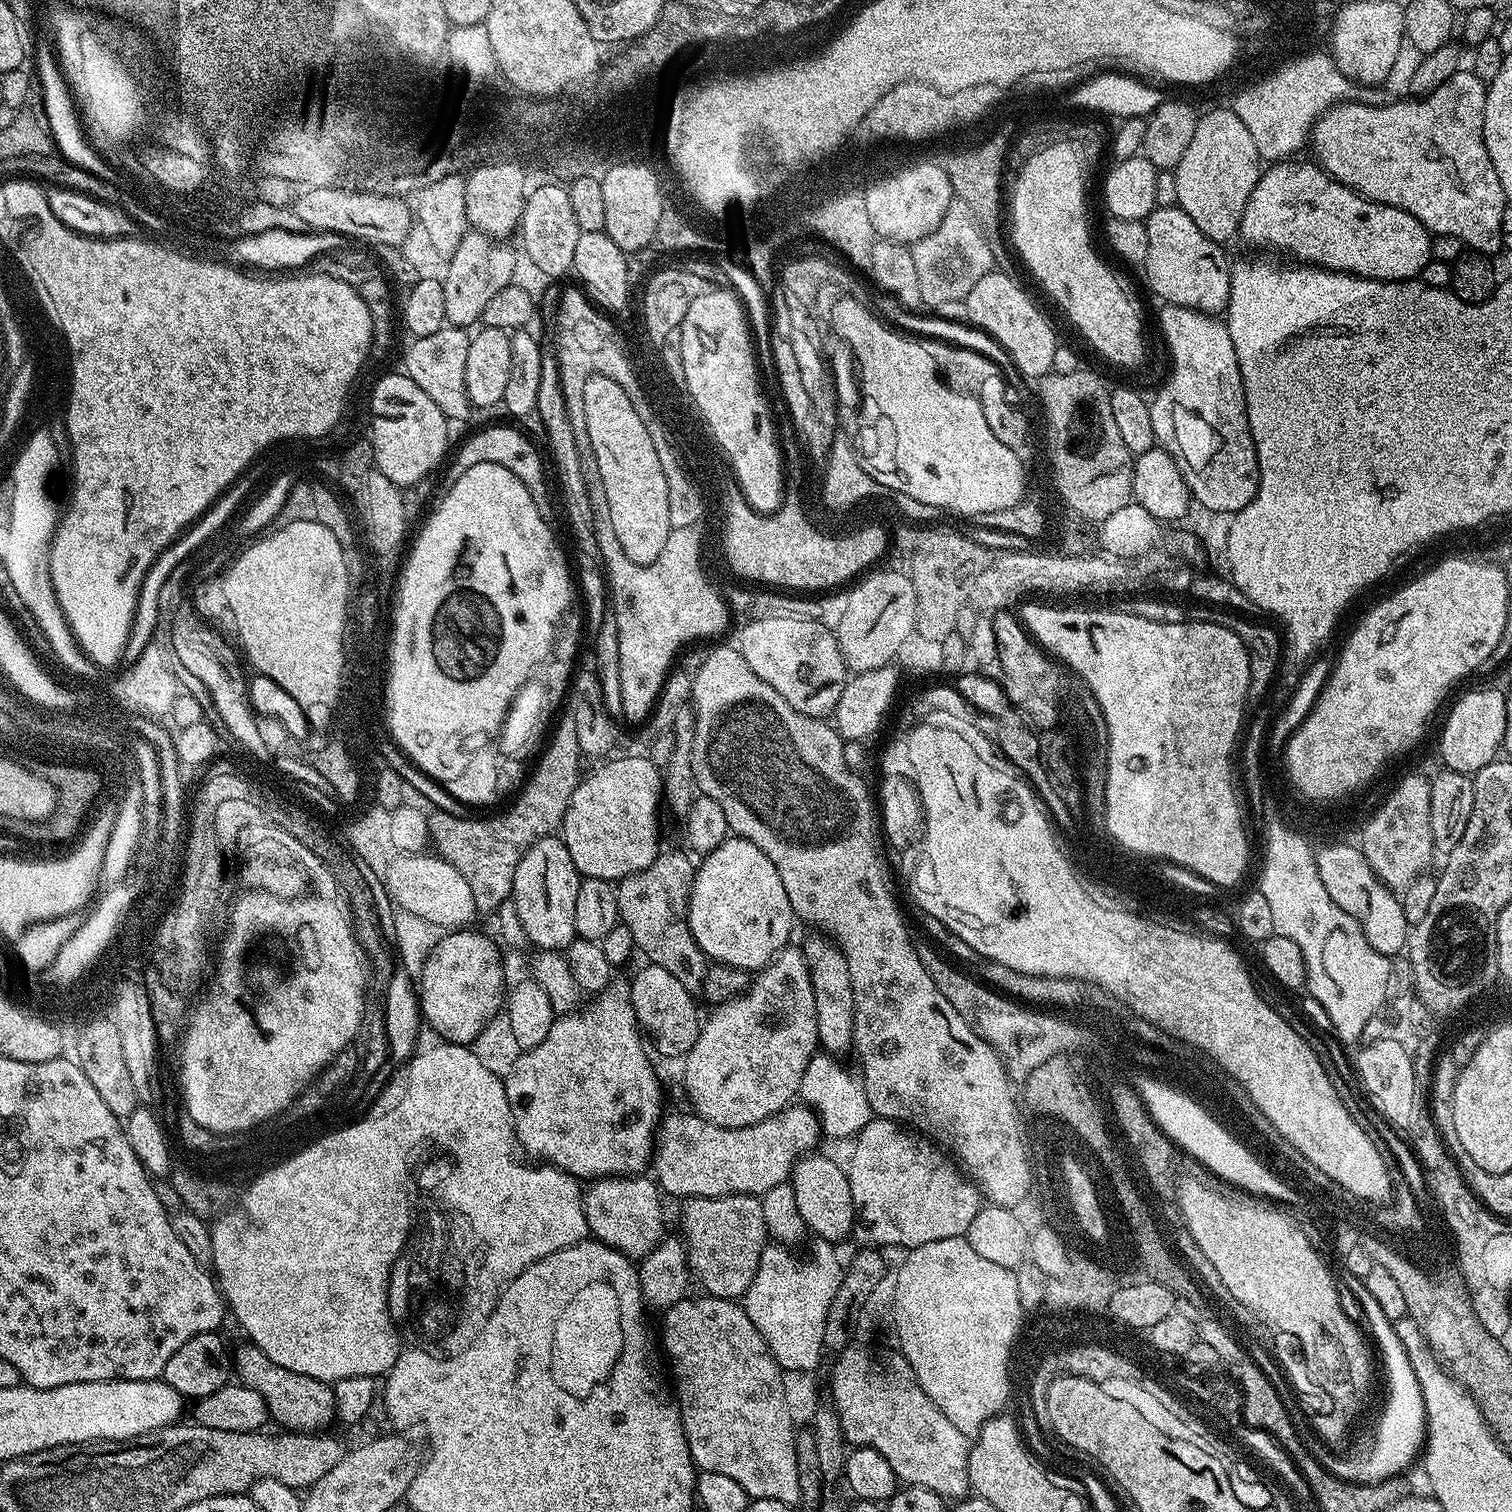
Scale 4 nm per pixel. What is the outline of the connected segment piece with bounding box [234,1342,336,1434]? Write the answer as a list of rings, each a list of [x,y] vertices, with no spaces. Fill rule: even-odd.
[[[244,1342],[237,1352],[235,1349],[234,1372],[249,1388],[256,1388],[258,1394],[266,1398],[268,1415],[281,1424],[281,1429],[316,1434],[336,1420],[336,1393],[329,1381],[294,1374],[294,1370],[286,1370],[286,1366],[270,1362],[270,1358],[266,1358],[266,1354],[262,1354],[262,1350],[251,1342]]]

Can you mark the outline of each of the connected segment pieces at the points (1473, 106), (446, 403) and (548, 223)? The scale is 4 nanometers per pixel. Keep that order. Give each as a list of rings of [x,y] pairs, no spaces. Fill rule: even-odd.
[[[1461,70],[1455,72],[1450,79],[1442,82],[1438,90],[1419,98],[1405,98],[1394,100],[1392,104],[1370,105],[1361,102],[1337,102],[1328,111],[1317,118],[1313,125],[1310,137],[1310,149],[1315,163],[1319,164],[1329,176],[1348,188],[1353,188],[1365,200],[1372,200],[1375,204],[1394,206],[1398,210],[1406,210],[1406,214],[1414,214],[1422,226],[1428,228],[1432,234],[1454,234],[1454,238],[1462,238],[1465,249],[1476,254],[1493,254],[1501,251],[1502,245],[1502,214],[1506,207],[1502,182],[1498,182],[1498,174],[1494,174],[1494,162],[1490,162],[1490,154],[1486,150],[1484,141],[1484,111],[1486,110],[1486,94],[1488,93],[1485,81],[1479,80],[1475,71]]]
[[[445,326],[434,334],[415,337],[404,352],[403,371],[452,422],[466,419],[473,411],[466,394],[466,353],[471,341],[472,336],[465,329]]]
[[[537,183],[536,188],[527,193],[524,202],[524,213],[520,219],[518,237],[524,243],[522,252],[530,256],[531,261],[543,271],[543,273],[553,278],[562,278],[559,276],[569,275],[572,272],[572,263],[574,262],[574,249],[578,247],[578,238],[580,230],[578,221],[574,216],[573,207],[570,202],[569,189],[563,183]]]

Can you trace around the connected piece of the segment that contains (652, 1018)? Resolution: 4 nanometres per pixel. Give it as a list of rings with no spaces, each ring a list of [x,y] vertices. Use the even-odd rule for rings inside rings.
[[[647,963],[642,966],[630,980],[631,1002],[635,1008],[637,1025],[652,1036],[660,1053],[682,1058],[693,1048],[700,1033],[702,1020],[698,1018],[695,997],[674,974],[667,973],[657,964]]]

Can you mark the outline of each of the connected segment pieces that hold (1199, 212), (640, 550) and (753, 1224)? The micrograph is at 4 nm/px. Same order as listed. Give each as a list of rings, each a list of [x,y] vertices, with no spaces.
[[[1231,107],[1212,108],[1200,116],[1198,126],[1194,126],[1194,138],[1186,154],[1182,154],[1182,162],[1174,169],[1178,182],[1178,198],[1176,203],[1186,214],[1190,214],[1194,226],[1206,234],[1216,244],[1227,245],[1231,236],[1235,237],[1240,230],[1242,214],[1246,210],[1246,202],[1250,202],[1250,194],[1254,194],[1254,186],[1258,186],[1262,171],[1262,159],[1254,144],[1253,135],[1247,130],[1245,123]]]
[[[590,378],[579,403],[586,414],[586,434],[590,434],[590,446],[594,446],[598,474],[602,474],[602,492],[606,506],[610,506],[614,534],[618,534],[618,542],[630,562],[654,562],[654,558],[662,554],[662,546],[666,546],[666,538],[673,528],[664,500],[664,480],[658,478],[657,451],[649,431],[638,418],[622,386],[617,386],[610,378]]]
[[[692,1196],[682,1210],[682,1236],[688,1248],[691,1275],[700,1282],[703,1291],[714,1297],[741,1299],[757,1273],[761,1250],[768,1242],[763,1201],[757,1196]]]

